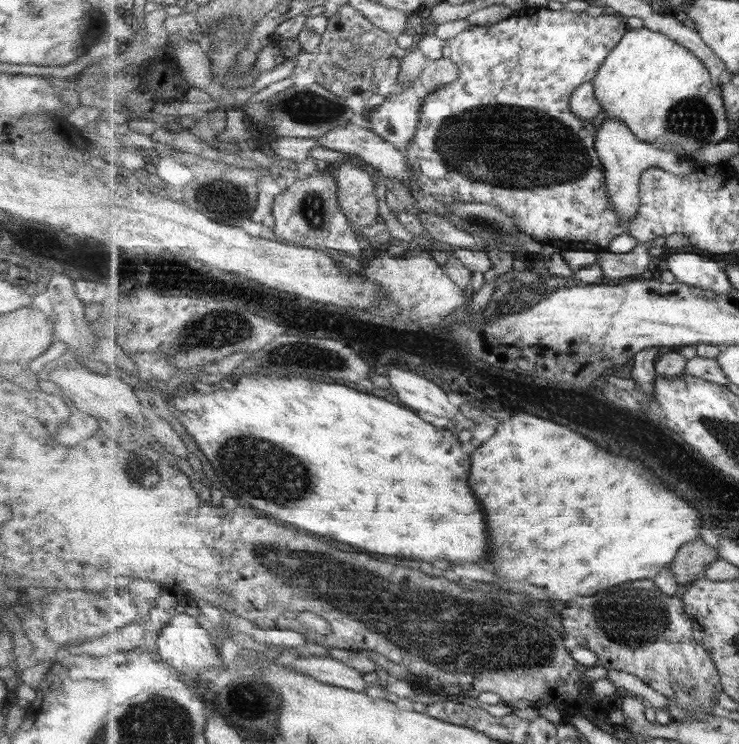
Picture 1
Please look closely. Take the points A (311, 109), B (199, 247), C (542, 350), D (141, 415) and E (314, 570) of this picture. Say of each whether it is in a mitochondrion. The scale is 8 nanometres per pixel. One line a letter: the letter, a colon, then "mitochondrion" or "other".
A: mitochondrion
B: other
C: other
D: other
E: mitochondrion

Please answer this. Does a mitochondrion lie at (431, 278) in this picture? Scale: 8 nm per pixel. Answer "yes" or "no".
no

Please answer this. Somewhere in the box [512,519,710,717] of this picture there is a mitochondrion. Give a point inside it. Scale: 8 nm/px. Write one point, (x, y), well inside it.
(635, 616)

